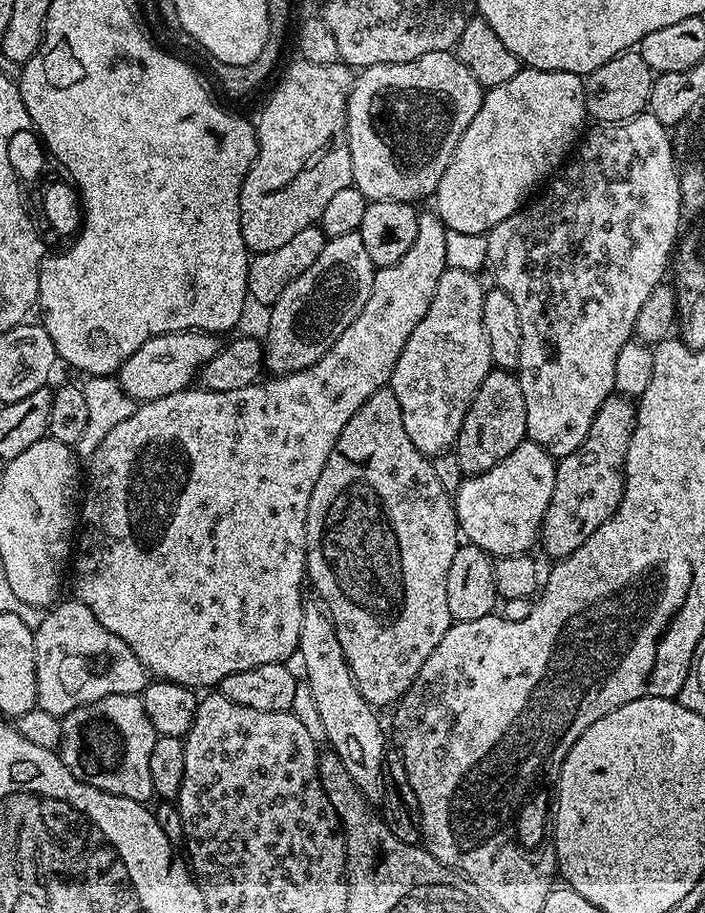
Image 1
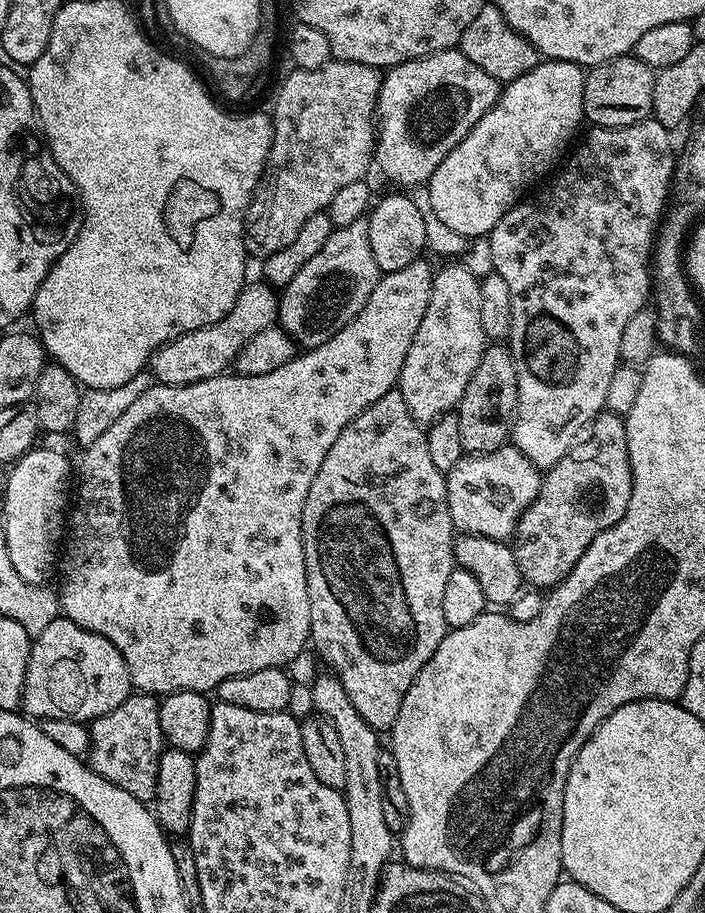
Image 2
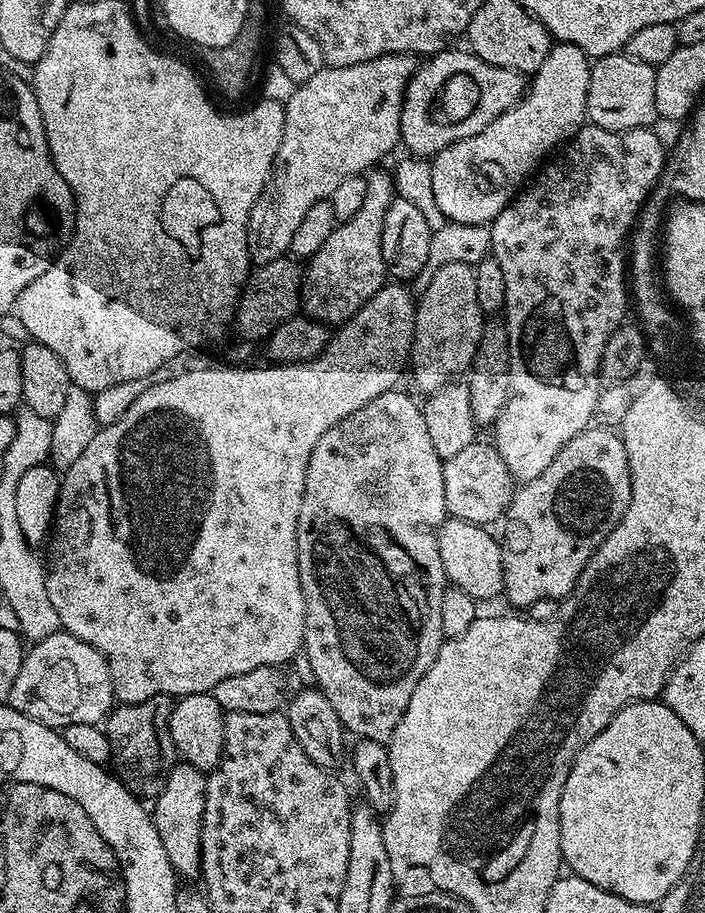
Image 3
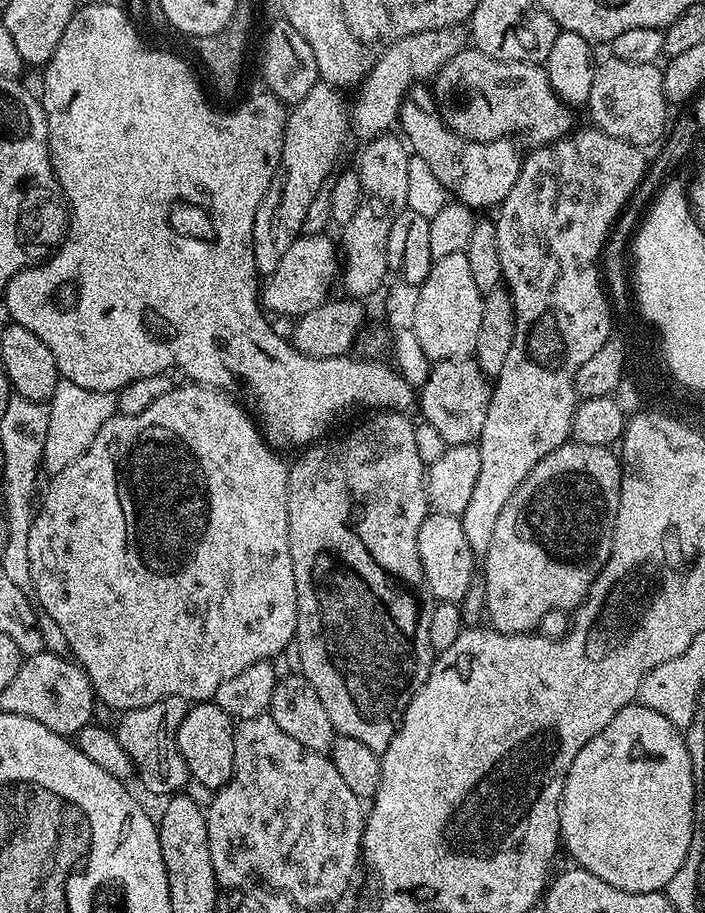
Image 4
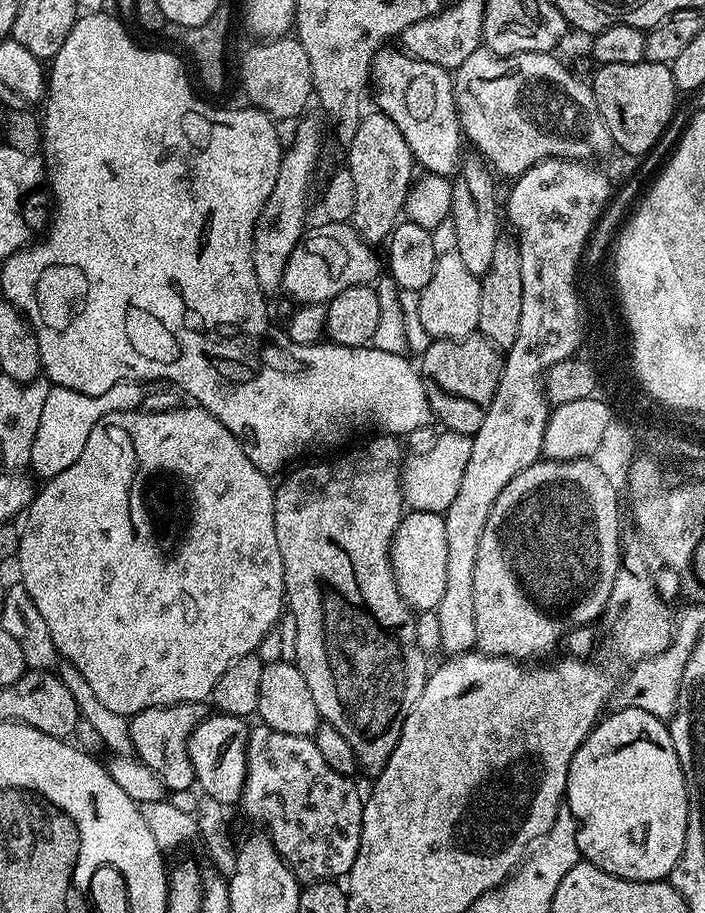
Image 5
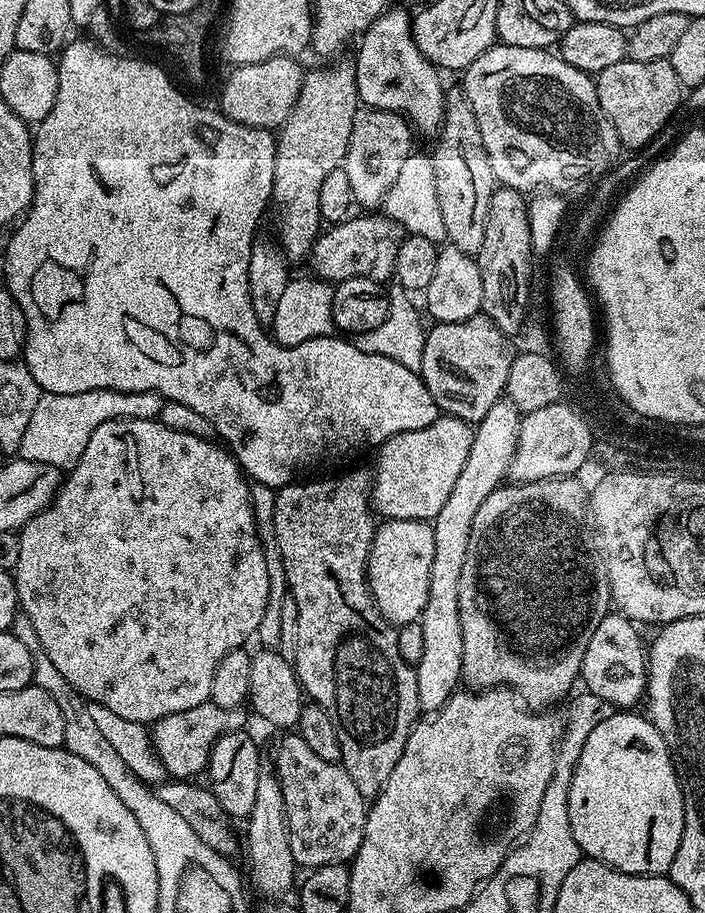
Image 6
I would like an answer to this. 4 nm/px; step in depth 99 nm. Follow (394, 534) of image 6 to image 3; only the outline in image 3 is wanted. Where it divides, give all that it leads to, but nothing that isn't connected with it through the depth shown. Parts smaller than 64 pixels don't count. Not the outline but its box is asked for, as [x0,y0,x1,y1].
[436,518,504,602]

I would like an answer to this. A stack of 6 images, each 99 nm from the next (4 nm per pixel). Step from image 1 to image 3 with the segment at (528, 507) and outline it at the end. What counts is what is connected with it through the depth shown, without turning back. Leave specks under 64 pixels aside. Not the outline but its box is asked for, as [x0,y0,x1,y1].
[444,442,514,526]

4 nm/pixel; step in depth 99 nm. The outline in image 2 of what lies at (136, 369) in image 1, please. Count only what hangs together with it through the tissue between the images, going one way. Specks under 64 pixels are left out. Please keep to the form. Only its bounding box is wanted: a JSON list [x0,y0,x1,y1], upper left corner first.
[150,282,280,384]

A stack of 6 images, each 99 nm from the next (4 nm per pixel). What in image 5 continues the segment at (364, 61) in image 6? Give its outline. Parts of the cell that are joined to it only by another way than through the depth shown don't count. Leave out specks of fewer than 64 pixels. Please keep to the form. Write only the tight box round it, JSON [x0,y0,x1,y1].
[370,46,462,178]

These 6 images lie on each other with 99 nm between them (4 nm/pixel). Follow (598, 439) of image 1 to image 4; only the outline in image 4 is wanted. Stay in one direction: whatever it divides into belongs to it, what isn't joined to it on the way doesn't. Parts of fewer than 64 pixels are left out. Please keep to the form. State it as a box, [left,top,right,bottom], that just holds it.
[482,442,620,634]

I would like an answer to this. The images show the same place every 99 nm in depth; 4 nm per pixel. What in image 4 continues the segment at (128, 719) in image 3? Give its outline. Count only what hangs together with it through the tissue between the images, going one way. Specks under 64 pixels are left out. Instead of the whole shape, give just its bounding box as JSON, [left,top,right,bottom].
[114,696,190,798]

